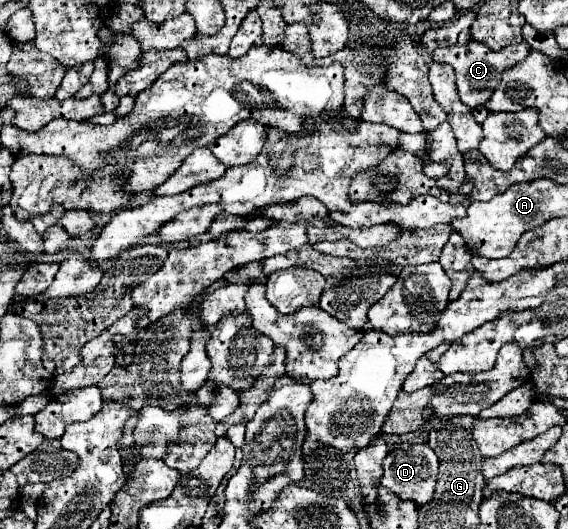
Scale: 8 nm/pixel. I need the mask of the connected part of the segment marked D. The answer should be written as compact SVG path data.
M426 444L420 446L400 446L396 450L390 450L384 458L384 476L380 484L388 488L390 492L398 494L400 498L414 500L418 506L426 504L434 496L434 484L438 478L438 458L434 450Z

